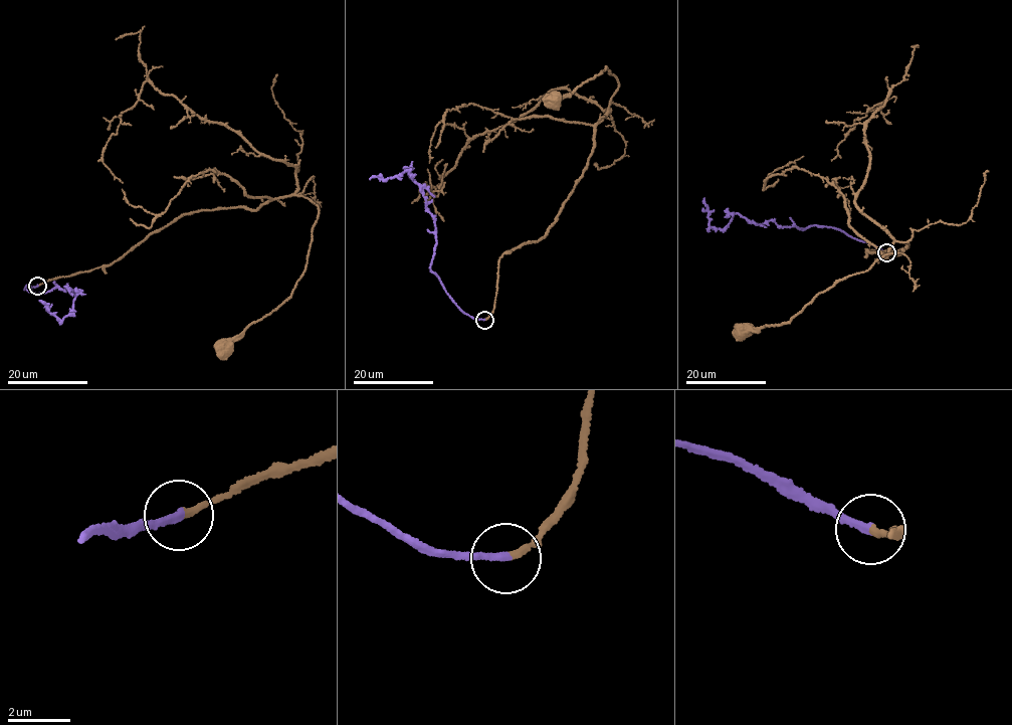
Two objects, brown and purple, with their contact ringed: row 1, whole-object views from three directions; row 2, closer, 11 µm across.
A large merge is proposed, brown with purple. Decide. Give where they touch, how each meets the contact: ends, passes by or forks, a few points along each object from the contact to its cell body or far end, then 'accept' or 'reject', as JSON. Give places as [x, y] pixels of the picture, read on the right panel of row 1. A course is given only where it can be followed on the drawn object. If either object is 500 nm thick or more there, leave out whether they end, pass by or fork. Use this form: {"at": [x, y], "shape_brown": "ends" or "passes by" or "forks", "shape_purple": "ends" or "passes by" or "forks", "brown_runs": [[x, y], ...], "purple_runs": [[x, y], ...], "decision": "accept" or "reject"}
{"at": [886, 252], "shape_brown": "ends", "shape_purple": "ends", "brown_runs": [[886, 251], [865, 248], [908, 246], [818, 294], [789, 321], [746, 330]], "purple_runs": [[886, 251], [829, 227], [782, 228], [771, 220], [752, 223], [738, 214], [723, 229], [707, 227], [704, 197]], "decision": "accept"}

